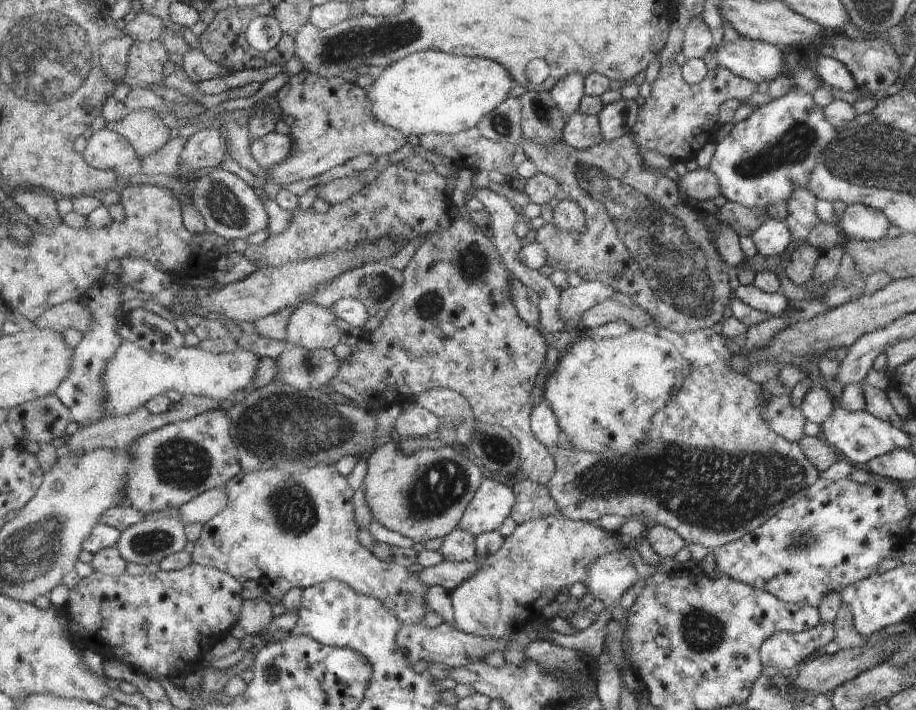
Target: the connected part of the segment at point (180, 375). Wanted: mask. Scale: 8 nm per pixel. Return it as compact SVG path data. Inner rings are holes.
M123 341L117 354L107 362L105 370L105 392L107 400L103 404L105 417L113 414L129 414L137 408L146 406L152 398L167 392L178 392L182 397L209 396L218 400L231 399L239 390L248 392L252 389L253 378L261 368L261 358L253 350L239 350L231 354L215 354L201 347L179 348L171 356L160 352L147 351L131 341Z

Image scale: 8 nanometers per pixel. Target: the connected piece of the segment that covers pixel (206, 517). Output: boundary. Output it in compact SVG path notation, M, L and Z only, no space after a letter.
M226 487L208 490L178 508L182 522L187 525L201 523L204 525L227 508L229 496Z

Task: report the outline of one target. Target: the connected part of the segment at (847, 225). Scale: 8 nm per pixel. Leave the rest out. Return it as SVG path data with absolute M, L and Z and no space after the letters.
M853 204L843 210L838 226L848 240L877 242L886 238L891 222L874 208Z

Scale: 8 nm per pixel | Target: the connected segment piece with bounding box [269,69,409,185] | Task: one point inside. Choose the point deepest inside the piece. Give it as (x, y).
(330, 120)

